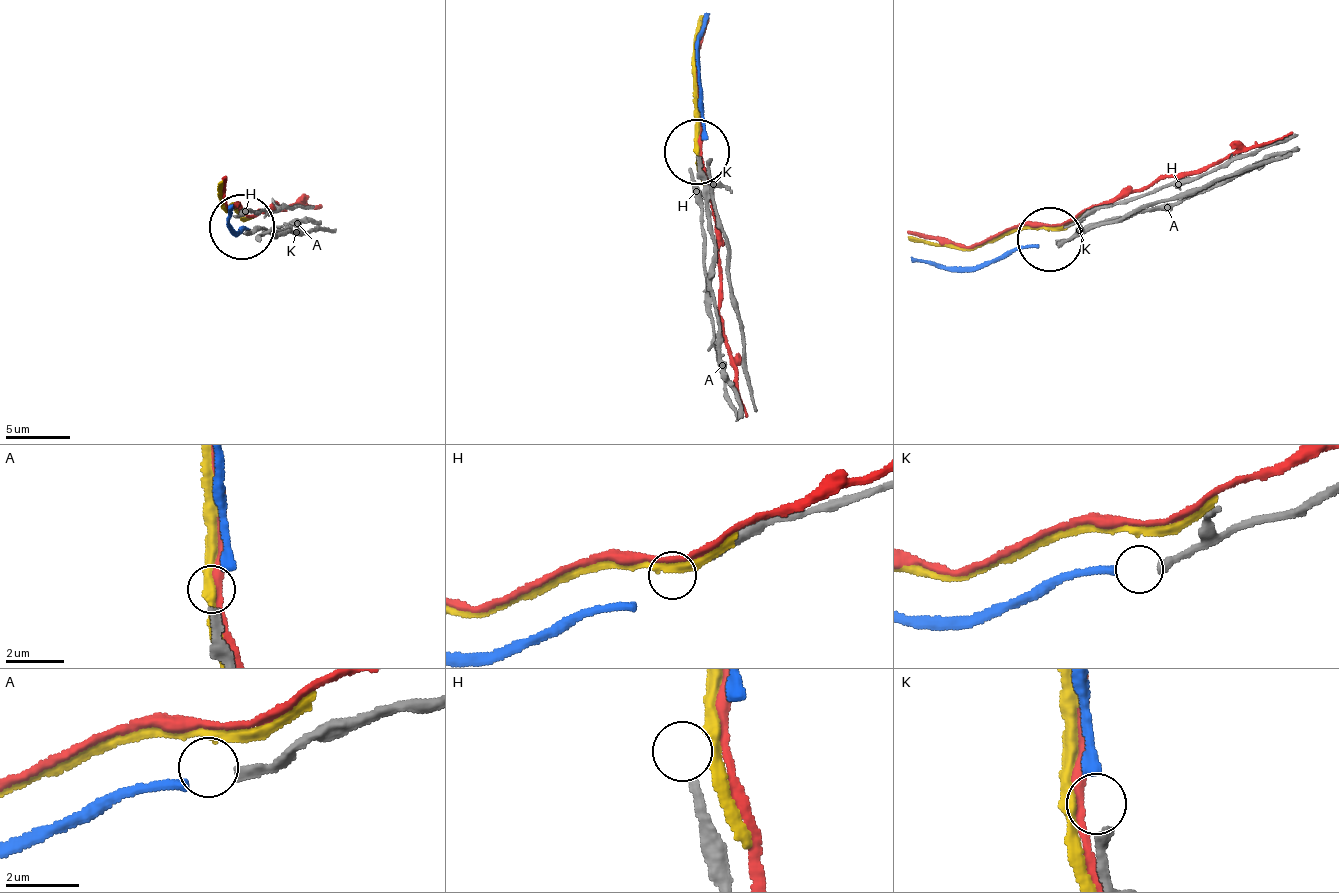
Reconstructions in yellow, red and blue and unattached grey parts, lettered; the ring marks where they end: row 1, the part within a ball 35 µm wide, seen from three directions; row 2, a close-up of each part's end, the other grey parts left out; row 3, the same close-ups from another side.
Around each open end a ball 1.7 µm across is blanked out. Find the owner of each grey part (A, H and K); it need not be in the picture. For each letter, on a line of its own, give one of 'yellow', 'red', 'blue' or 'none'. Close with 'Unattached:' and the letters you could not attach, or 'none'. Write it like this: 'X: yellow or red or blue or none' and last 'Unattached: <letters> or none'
A: none
H: none
K: blue
Unattached: A, H

